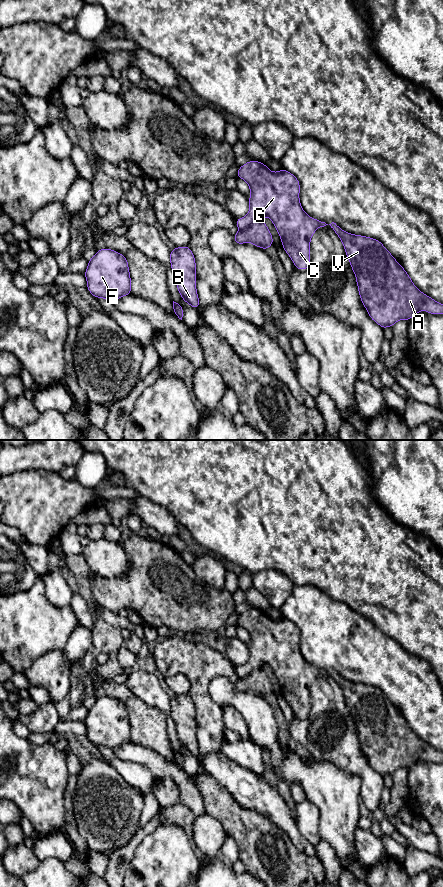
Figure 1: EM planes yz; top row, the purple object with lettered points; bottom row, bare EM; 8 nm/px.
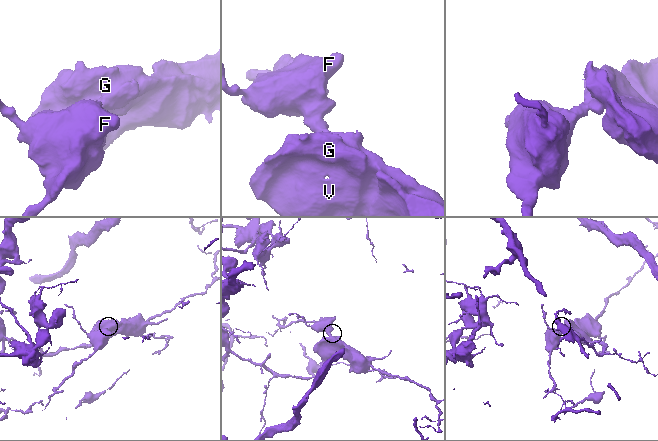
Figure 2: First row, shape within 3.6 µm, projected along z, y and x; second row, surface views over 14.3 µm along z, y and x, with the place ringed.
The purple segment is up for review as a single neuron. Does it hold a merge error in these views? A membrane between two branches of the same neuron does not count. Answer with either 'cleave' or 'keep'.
cleave

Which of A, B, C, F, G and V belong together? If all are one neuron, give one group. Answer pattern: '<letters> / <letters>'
A C G V / B F

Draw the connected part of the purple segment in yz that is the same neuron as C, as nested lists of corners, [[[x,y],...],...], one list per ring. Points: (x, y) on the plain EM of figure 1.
[[[257,608],[239,615],[237,625],[249,634],[249,660],[236,667],[239,678],[246,678],[256,668],[267,664],[273,670],[283,697],[299,718],[309,716],[310,690],[319,675],[326,672],[310,665],[300,652],[300,631],[285,617],[273,620]]]

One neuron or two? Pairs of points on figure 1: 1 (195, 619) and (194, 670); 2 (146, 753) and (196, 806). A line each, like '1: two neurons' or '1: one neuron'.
1: two neurons
2: one neuron

